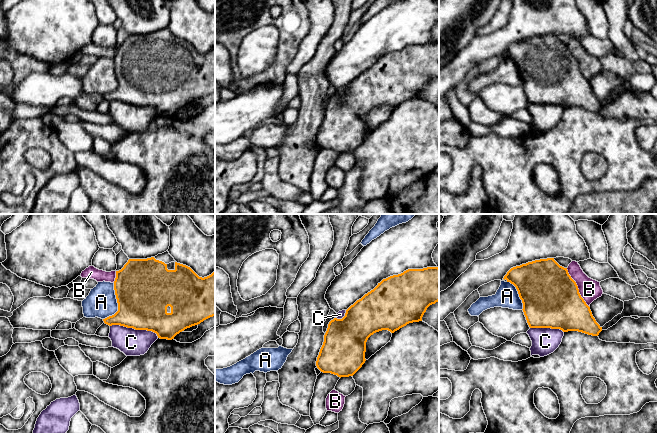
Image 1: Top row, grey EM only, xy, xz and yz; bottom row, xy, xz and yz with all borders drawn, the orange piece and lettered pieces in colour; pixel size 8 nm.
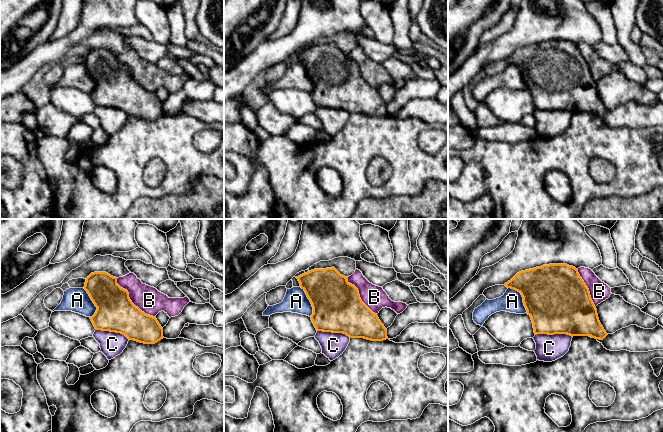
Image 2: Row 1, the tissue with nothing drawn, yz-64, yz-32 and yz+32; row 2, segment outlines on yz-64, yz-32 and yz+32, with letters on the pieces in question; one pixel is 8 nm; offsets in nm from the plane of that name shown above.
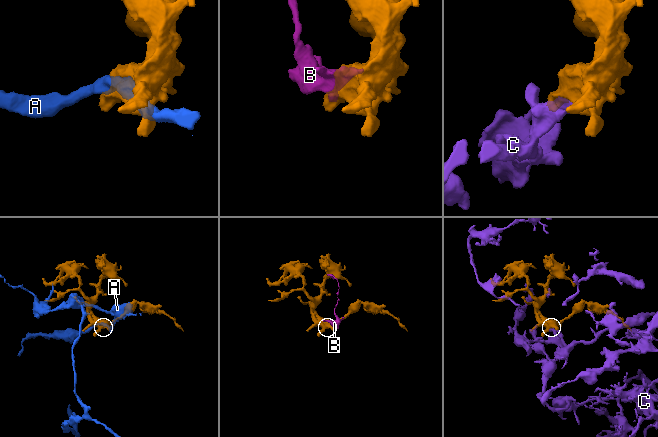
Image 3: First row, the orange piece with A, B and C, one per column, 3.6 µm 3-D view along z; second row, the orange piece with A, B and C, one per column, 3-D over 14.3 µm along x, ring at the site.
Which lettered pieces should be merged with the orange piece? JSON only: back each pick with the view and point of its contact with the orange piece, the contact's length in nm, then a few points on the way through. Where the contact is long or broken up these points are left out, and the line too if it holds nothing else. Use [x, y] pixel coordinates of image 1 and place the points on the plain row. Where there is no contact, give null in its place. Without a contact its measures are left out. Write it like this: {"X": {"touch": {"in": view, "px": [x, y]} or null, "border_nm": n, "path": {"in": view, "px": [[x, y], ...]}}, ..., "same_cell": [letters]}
{"C": {"touch": {"in": "xy", "px": [135, 105]}, "border_nm": 400}, "same_cell": ["C"]}

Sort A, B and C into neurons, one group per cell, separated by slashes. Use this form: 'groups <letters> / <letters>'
groups A / B / C

